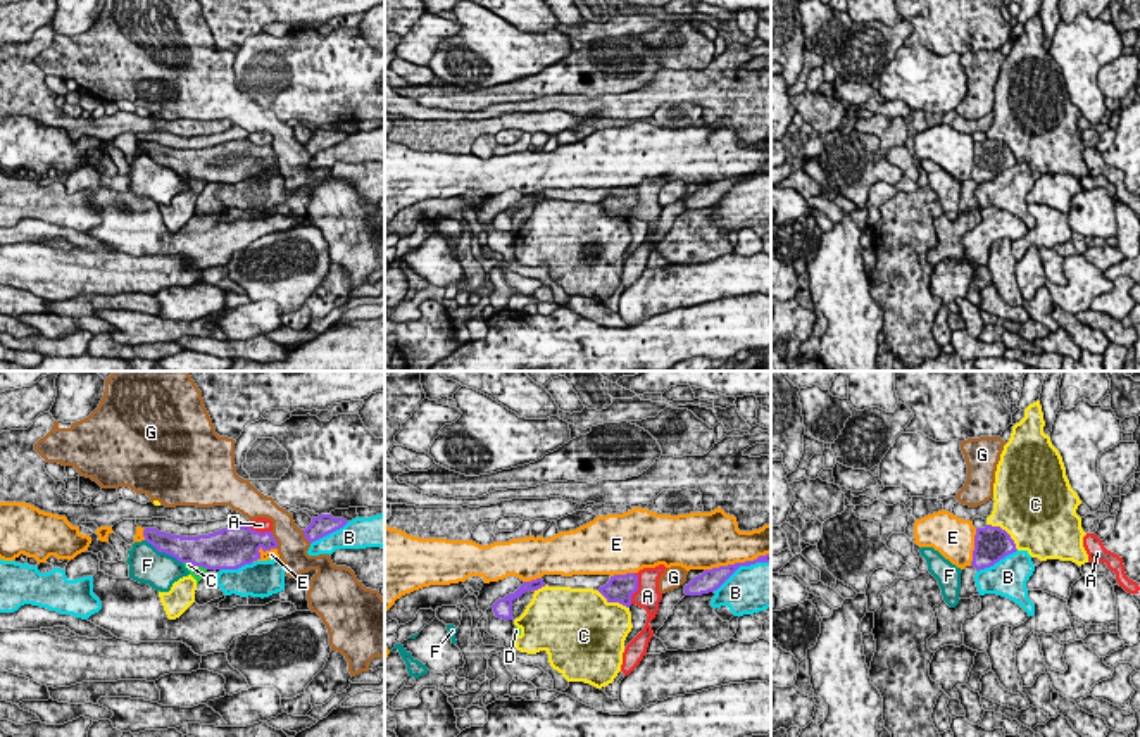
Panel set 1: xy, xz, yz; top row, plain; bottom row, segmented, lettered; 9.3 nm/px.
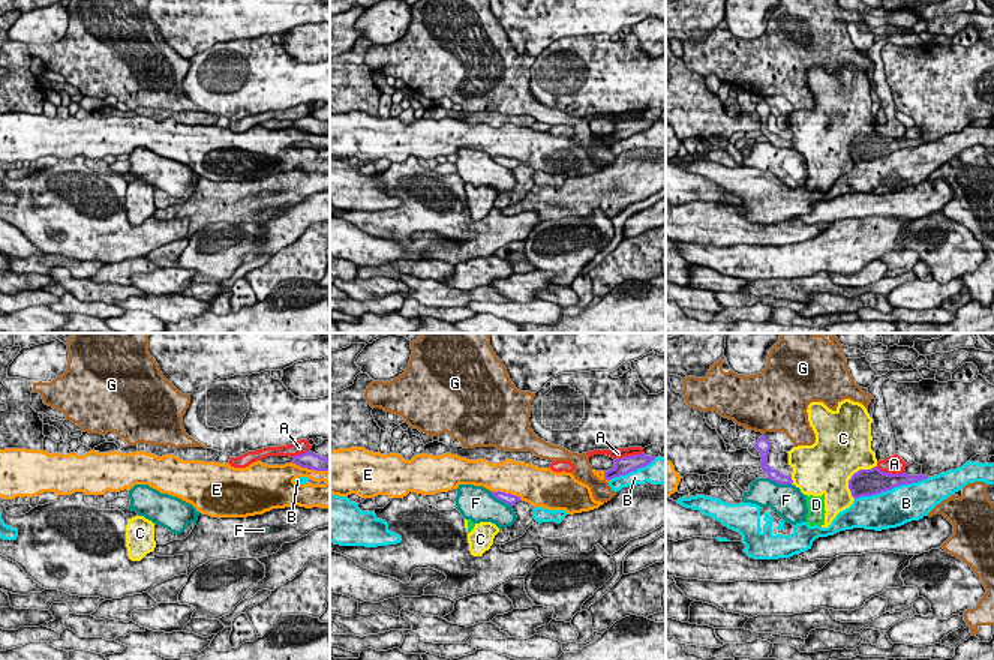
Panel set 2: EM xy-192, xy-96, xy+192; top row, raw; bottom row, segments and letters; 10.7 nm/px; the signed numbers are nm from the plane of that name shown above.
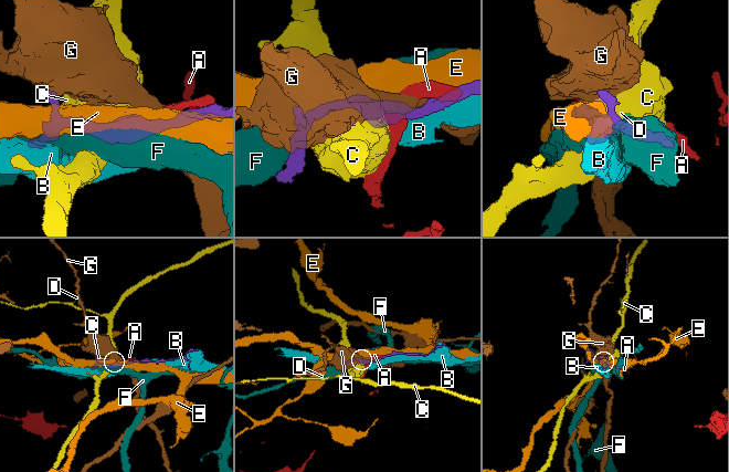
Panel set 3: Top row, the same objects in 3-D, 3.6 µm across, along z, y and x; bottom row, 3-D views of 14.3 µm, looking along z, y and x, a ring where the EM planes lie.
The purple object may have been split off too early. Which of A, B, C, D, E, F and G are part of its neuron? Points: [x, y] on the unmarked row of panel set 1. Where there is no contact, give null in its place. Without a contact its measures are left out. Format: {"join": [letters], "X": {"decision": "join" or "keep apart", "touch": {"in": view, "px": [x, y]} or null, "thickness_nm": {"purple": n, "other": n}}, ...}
{"join": [], "A": {"decision": "keep apart", "touch": {"in": "xz", "px": [637, 202]}, "thickness_nm": {"purple": 260, "other": 240}}, "B": {"decision": "keep apart", "touch": {"in": "xz", "px": [740, 178]}, "thickness_nm": {"purple": 160, "other": 440}}, "C": {"decision": "keep apart", "touch": {"in": "yz", "px": [1006, 145]}, "thickness_nm": {"purple": 320, "other": 500}}, "D": {"decision": "keep apart", "touch": {"in": "xy", "px": [204, 180]}, "thickness_nm": {"purple": 380, "other": 120}}, "E": {"decision": "keep apart", "touch": {"in": "xz", "px": [737, 176]}, "thickness_nm": {"purple": 180, "other": 440}}, "F": {"decision": "keep apart", "touch": {"in": "xy", "px": [164, 164]}, "thickness_nm": {"purple": 260, "other": 340}}, "G": {"decision": "keep apart", "touch": {"in": "xy", "px": [275, 154]}, "thickness_nm": {"purple": 240, "other": 280}}}

